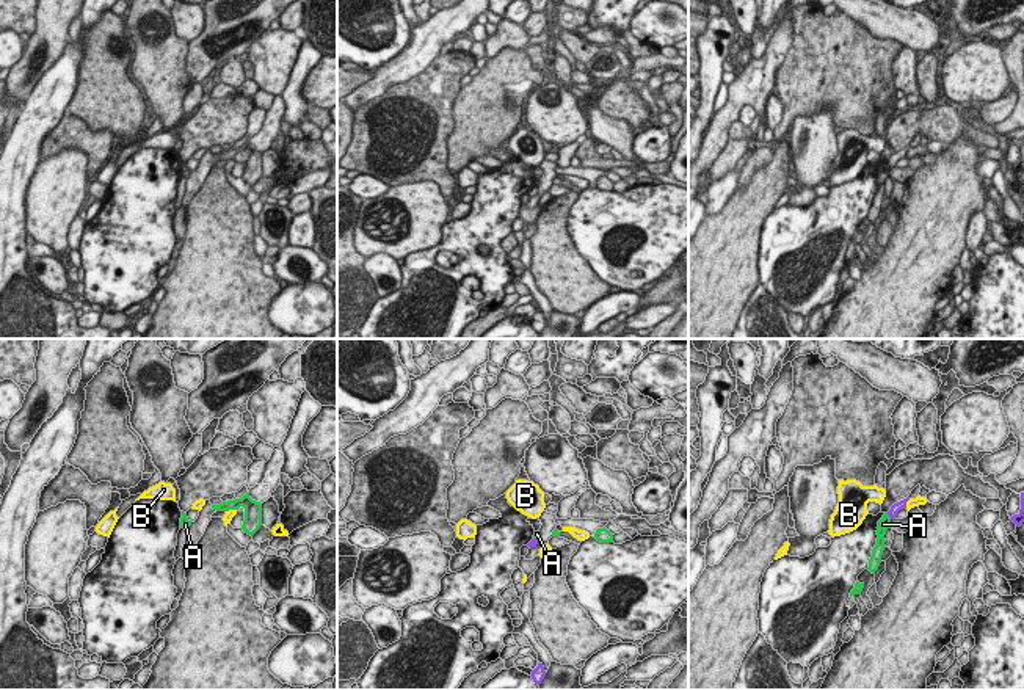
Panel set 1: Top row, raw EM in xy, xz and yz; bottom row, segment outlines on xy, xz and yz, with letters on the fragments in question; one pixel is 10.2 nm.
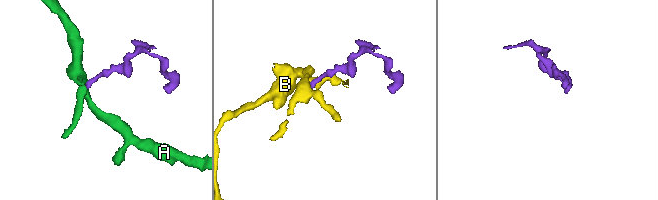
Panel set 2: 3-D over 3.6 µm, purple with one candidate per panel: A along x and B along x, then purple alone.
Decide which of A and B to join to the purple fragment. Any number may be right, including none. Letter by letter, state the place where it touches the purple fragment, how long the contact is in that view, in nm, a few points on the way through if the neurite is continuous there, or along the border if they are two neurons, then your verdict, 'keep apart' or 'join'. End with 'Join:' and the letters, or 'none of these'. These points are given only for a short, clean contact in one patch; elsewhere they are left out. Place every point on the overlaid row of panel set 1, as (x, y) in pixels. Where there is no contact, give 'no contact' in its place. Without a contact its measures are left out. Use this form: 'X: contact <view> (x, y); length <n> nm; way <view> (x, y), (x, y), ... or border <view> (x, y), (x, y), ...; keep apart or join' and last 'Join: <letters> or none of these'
A: contact yz (889, 516); length 80 nm; border yz (886, 513), (891, 518); keep apart
B: contact yz (905, 504); length 110 nm; border yz (910, 499), (905, 507); keep apart
Join: none of these

